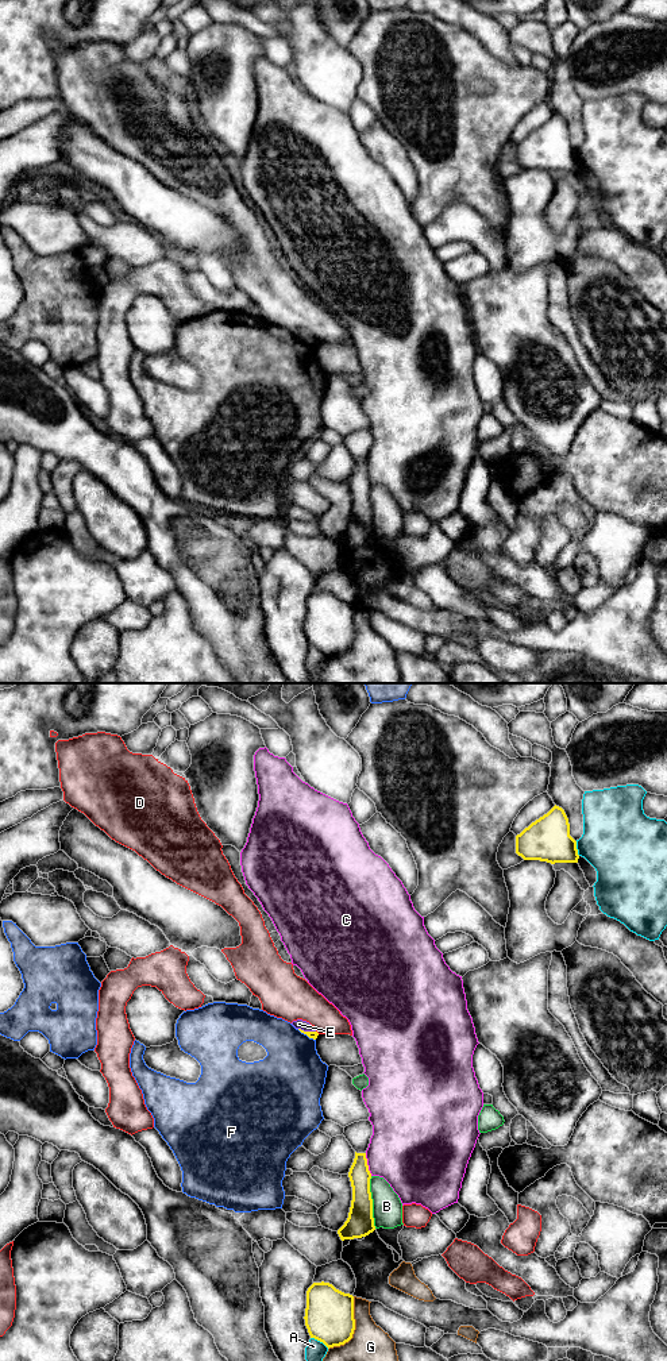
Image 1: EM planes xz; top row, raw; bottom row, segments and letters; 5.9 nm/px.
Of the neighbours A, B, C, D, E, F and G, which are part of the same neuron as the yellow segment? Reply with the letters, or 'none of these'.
none of these

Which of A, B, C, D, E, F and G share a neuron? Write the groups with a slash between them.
A / B / C / D / E / F / G

